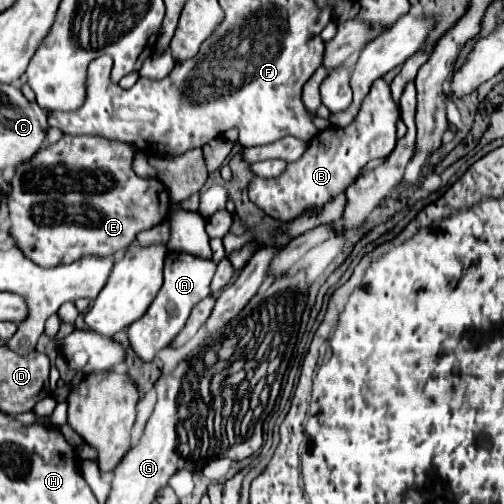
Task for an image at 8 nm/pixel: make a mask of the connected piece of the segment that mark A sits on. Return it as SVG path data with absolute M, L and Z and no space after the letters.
M168 252L164 260L164 286L160 288L158 296L150 304L148 312L128 326L128 338L134 352L144 360L150 362L162 348L170 346L170 342L178 336L184 328L192 308L210 294L210 282L216 272L216 262L198 258L192 254L182 252Z

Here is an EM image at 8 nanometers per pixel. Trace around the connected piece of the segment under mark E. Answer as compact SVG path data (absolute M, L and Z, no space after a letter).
M64 134L58 142L54 144L48 144L44 148L40 148L30 160L22 162L16 166L16 172L14 172L14 178L10 180L10 200L8 200L8 222L10 222L10 238L14 240L14 246L22 250L24 256L28 256L34 264L40 264L40 266L46 266L46 268L52 268L52 266L58 266L58 264L70 264L82 256L88 256L88 254L98 254L98 256L108 256L108 254L114 254L114 252L120 252L120 250L126 250L138 232L142 230L148 230L148 228L154 228L158 226L166 214L168 214L168 208L170 208L170 200L166 196L166 188L160 180L156 178L140 178L134 170L132 170L132 162L134 162L134 156L136 156L136 148L128 142L120 142L120 140L110 140L106 136L70 136L70 134Z

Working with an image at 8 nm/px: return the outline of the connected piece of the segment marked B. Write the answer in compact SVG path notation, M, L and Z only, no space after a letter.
M380 78L372 84L368 96L364 98L358 116L346 128L328 126L314 140L310 140L306 154L288 164L288 168L278 178L254 178L250 182L250 200L260 206L268 216L280 220L298 218L304 210L320 208L336 194L344 192L354 180L358 170L374 158L386 158L396 146L396 120L398 108L390 96L390 86Z

